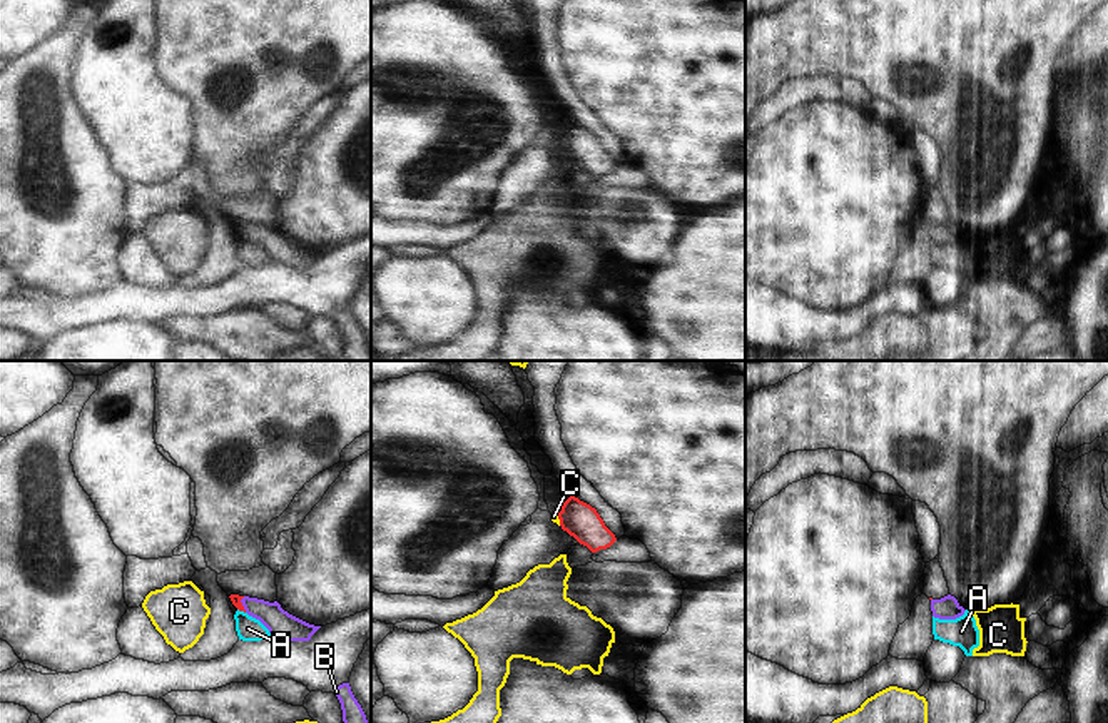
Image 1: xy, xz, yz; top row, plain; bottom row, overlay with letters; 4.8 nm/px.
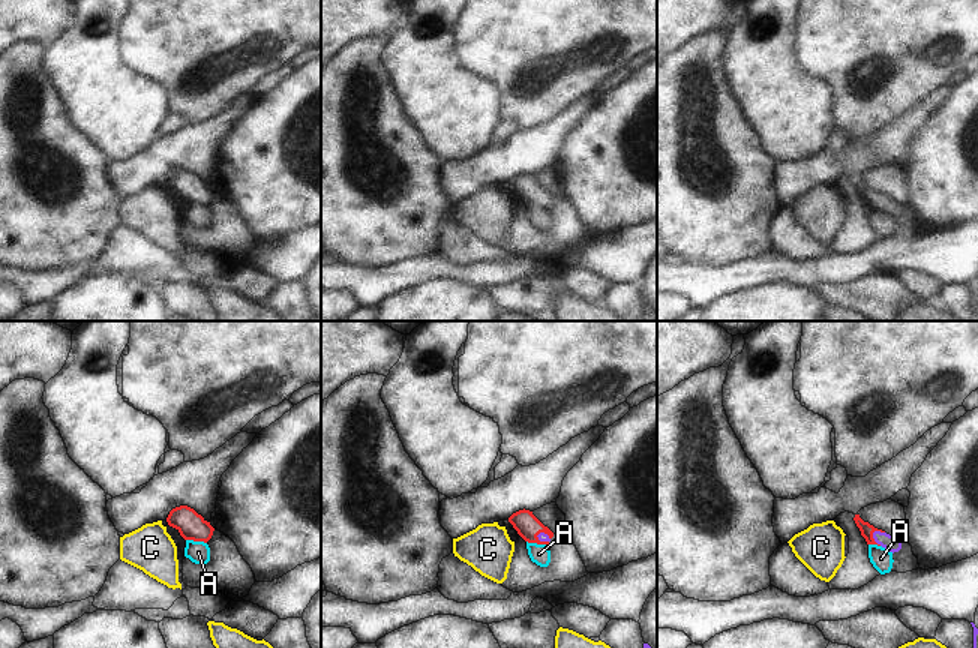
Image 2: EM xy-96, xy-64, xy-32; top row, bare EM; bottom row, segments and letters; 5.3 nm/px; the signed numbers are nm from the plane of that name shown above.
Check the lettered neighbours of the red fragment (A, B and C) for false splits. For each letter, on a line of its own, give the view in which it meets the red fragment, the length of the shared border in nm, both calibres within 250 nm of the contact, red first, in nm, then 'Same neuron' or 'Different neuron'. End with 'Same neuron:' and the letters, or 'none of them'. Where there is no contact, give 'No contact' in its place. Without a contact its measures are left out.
A: Touches red in xy. Shared border 50 nm. Thickness 50 nm (red) against 120 nm. Different neuron
B: Touches red in xy. Shared border 80 nm. Thickness 50 nm (red) against 130 nm. Same neuron
C: Touches red in xz. Shared border 60 nm. Thickness 170 nm (red) against 30 nm. Different neuron
Same neuron: B.

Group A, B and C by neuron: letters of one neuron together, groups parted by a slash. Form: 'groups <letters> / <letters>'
groups A / B / C

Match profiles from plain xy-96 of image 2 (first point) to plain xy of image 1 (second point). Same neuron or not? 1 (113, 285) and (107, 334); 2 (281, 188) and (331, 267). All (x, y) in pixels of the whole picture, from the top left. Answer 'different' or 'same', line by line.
1: same
2: different

